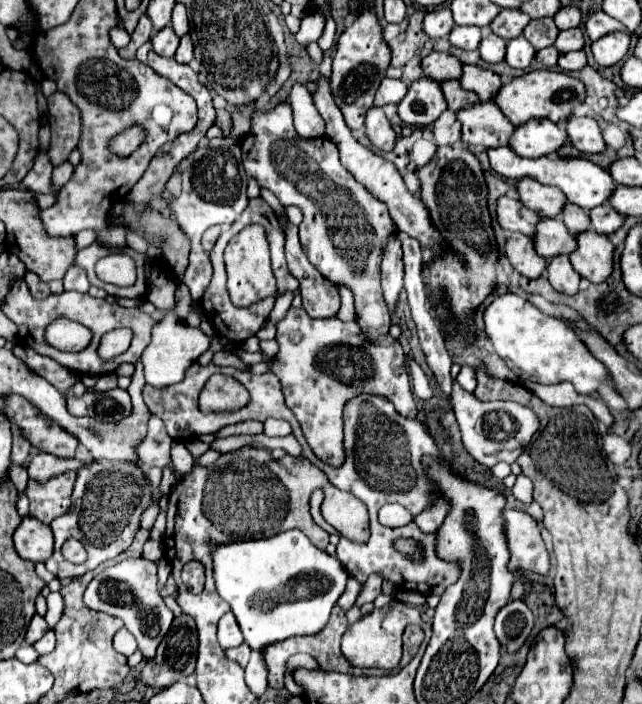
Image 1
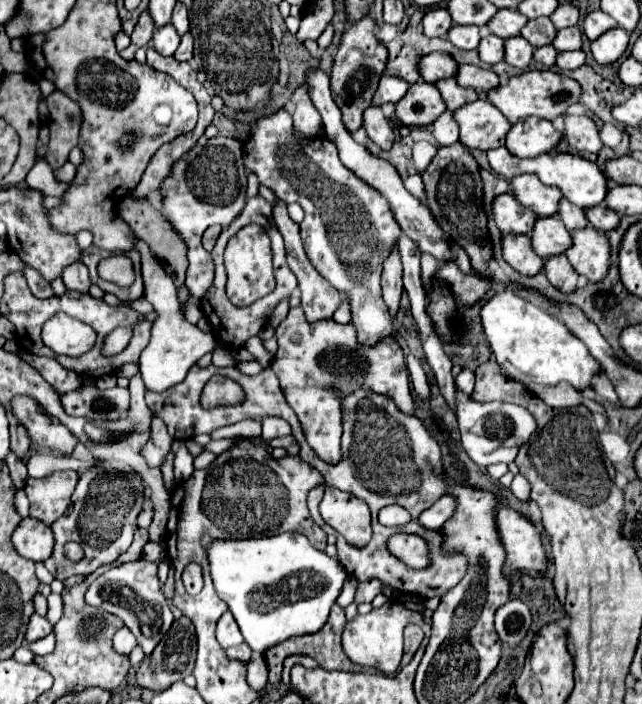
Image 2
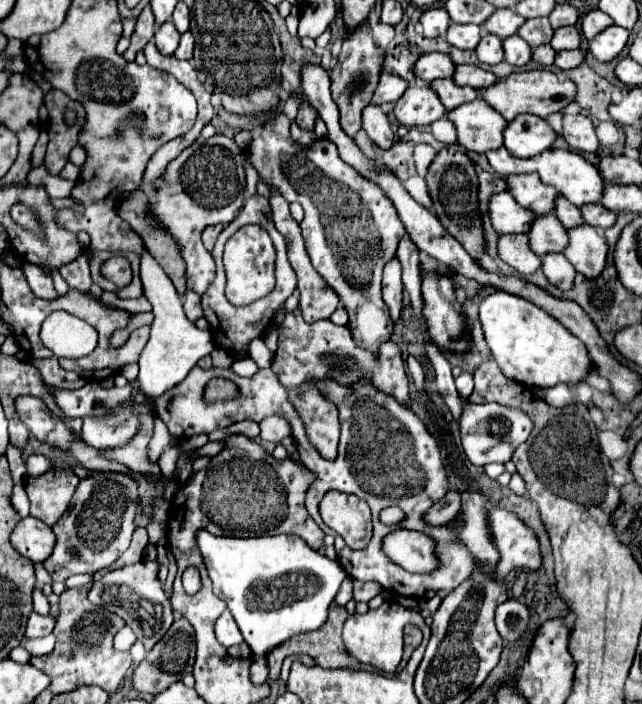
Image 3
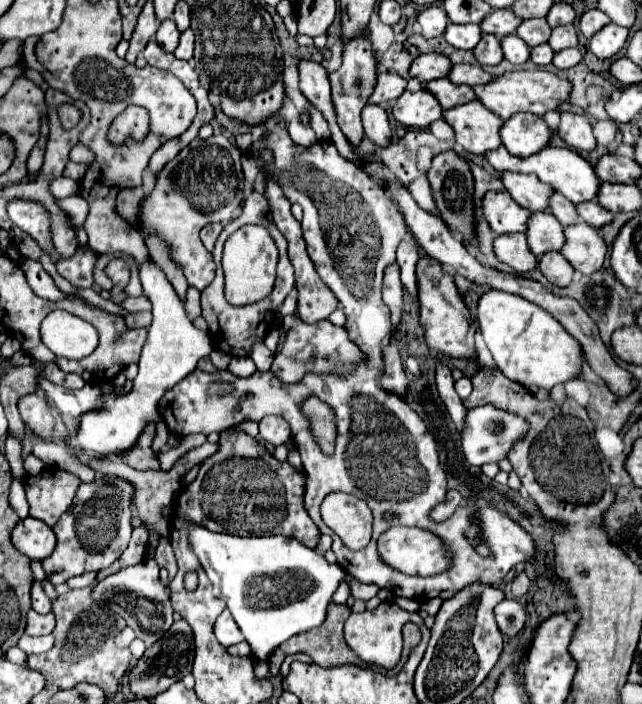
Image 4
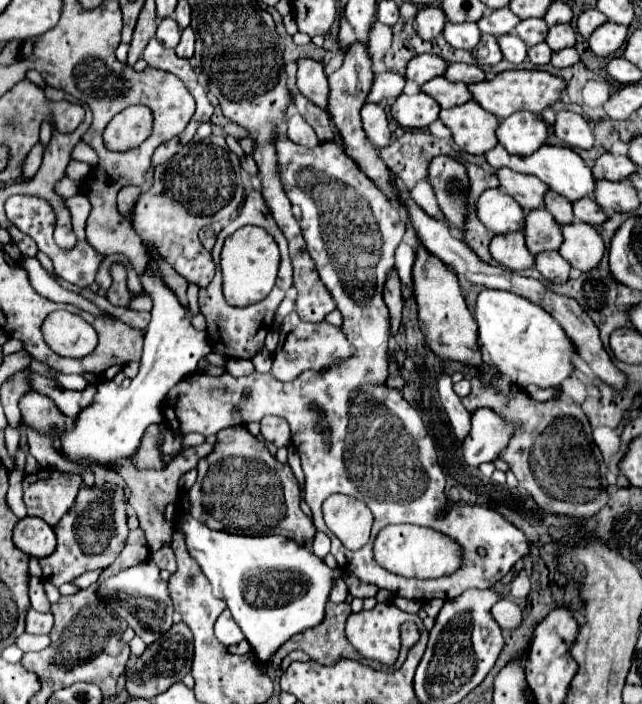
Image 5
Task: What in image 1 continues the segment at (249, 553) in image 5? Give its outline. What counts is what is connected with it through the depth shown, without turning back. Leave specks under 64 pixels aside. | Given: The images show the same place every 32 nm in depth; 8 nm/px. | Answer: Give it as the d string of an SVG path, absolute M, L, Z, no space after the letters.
M300 530L262 540L216 544L212 570L220 598L230 604L244 640L256 652L290 636L318 634L348 580L348 572L338 558L312 546Z

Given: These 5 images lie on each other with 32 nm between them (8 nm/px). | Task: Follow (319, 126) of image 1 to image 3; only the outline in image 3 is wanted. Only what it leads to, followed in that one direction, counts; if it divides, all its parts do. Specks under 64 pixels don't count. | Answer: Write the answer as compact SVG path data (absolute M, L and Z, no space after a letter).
M302 106L298 110L298 116L296 116L296 122L302 126L302 128L314 128L314 110L312 106Z

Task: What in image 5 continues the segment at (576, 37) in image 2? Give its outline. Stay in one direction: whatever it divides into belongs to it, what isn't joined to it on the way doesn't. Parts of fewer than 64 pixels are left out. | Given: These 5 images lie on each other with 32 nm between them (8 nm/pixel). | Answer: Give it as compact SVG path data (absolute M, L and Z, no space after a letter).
M556 24L556 26L552 26L552 28L548 30L546 44L548 44L552 50L562 50L562 48L574 46L574 44L576 44L574 28L572 28L570 24Z

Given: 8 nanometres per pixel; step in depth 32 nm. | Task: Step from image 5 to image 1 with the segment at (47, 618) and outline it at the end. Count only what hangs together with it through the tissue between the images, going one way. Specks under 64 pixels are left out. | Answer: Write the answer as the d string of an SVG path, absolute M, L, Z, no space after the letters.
M34 614L32 622L30 622L30 626L28 626L28 632L26 632L26 642L28 642L28 644L34 644L34 642L40 640L48 630L50 630L48 622L46 622L40 614Z

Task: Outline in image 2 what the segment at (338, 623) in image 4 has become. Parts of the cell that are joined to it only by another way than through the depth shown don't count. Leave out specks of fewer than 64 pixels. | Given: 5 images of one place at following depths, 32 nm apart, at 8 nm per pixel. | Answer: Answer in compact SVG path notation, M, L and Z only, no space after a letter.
M338 604L332 606L330 610L330 618L324 624L324 628L316 634L304 634L304 636L294 636L292 644L286 646L288 642L282 644L282 652L286 656L292 654L292 648L298 648L298 654L308 654L320 664L320 668L324 670L350 670L356 672L356 664L344 654L340 636L342 636L342 628L346 624L346 614L344 608L340 608Z

